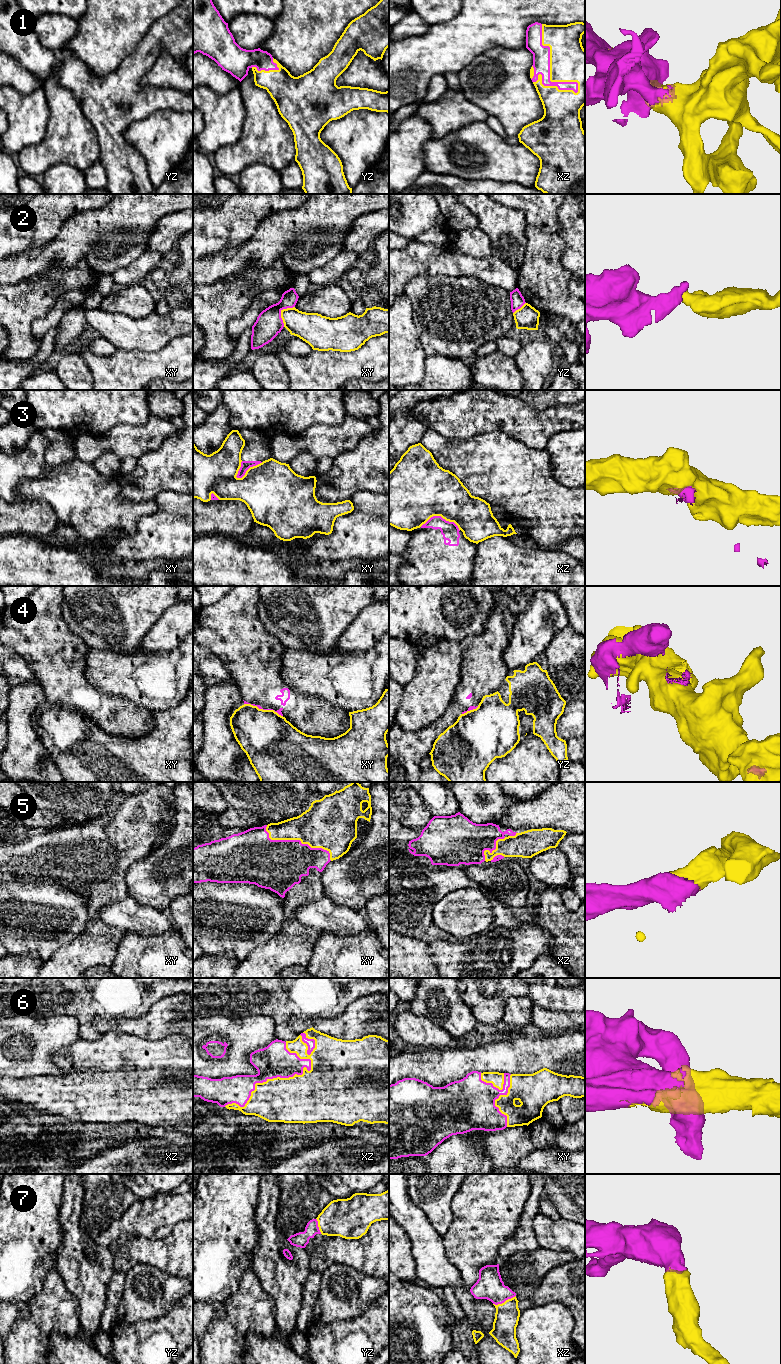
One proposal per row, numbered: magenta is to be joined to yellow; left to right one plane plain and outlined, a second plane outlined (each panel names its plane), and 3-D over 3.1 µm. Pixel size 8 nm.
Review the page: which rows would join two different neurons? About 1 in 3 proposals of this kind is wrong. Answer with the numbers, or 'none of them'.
2, 3, 4

